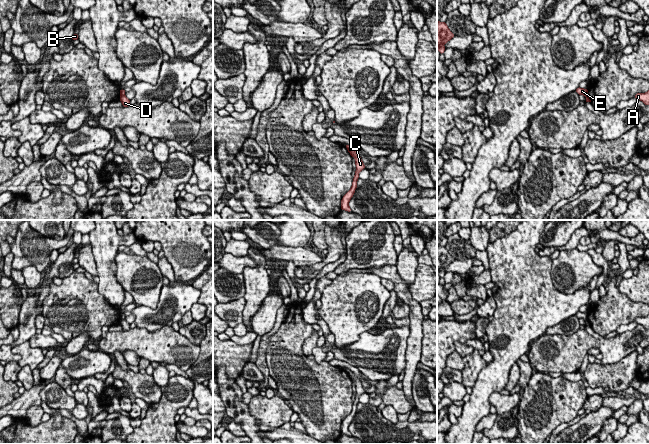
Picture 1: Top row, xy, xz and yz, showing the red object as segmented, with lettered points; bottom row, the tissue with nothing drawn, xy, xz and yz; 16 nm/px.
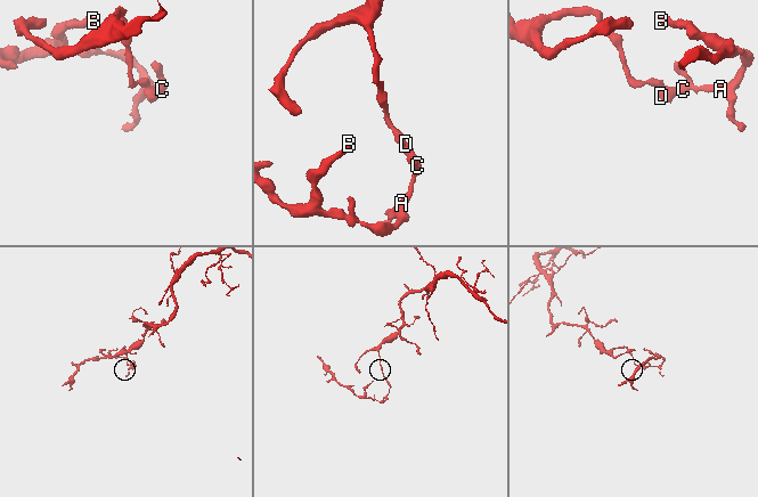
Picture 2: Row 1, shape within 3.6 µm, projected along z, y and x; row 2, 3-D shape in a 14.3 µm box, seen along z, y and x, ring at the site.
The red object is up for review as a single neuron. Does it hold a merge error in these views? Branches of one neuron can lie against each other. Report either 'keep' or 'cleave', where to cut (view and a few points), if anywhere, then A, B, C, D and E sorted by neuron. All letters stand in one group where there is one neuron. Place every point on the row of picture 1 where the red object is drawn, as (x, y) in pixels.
cleave | xy (124, 94), (121, 96) | A B C D / E

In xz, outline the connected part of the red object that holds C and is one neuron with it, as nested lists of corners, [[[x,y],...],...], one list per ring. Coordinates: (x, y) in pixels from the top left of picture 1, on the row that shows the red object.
[[[346,144],[345,147],[349,151],[350,155],[355,158],[356,172],[355,172],[355,176],[353,178],[353,183],[352,183],[351,189],[343,196],[343,198],[341,200],[341,209],[348,211],[348,212],[352,212],[349,207],[349,201],[351,200],[351,198],[354,195],[354,192],[357,188],[357,180],[359,178],[359,172],[362,171],[363,169],[365,169],[365,165],[363,164],[360,156],[350,145]]]

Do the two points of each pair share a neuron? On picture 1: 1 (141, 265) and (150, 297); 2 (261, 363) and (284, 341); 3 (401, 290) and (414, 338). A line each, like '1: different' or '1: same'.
1: same
2: different
3: same

